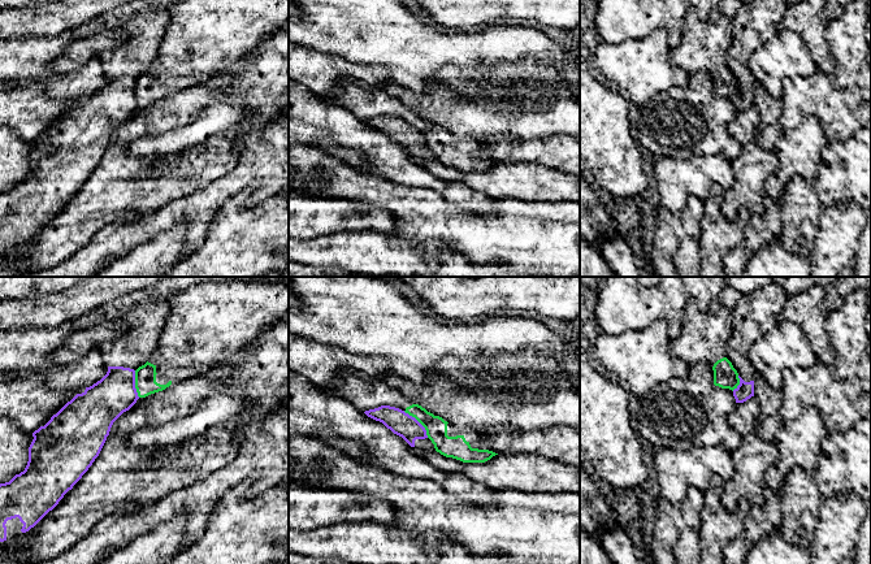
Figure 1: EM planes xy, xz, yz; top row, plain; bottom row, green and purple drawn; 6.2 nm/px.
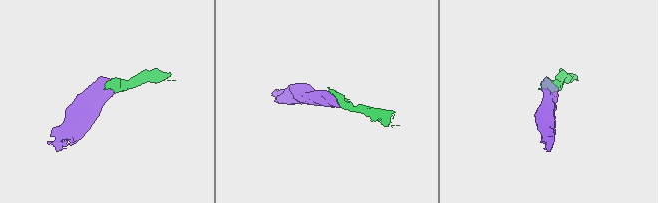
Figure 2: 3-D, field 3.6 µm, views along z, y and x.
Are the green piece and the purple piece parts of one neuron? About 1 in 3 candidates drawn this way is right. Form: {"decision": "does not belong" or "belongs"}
{"decision": "does not belong"}

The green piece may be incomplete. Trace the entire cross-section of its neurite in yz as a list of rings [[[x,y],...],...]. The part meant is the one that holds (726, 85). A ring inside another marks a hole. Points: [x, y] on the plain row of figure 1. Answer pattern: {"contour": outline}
{"contour": [[[689,9],[680,43],[670,51],[670,62],[689,74],[706,73],[714,79],[714,94],[733,100],[740,94],[740,87],[727,68],[732,39],[732,21],[719,9],[714,9],[706,21],[701,21],[697,13]]]}

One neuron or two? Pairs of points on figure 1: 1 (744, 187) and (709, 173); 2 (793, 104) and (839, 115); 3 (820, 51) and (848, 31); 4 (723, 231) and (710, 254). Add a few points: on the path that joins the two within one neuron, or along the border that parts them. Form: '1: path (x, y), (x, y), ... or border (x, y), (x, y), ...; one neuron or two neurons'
1: border (731, 161), (733, 172), (732, 187); two neurons
2: path (805, 104), (824, 104), (827, 107); one neuron
3: border (828, 21), (826, 39), (832, 59), (832, 74); two neurons
4: path (718, 237), (714, 248); one neuron

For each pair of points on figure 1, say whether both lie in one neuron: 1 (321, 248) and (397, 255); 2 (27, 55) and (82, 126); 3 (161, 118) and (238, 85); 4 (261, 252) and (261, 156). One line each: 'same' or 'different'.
1: same
2: different
3: same
4: different

